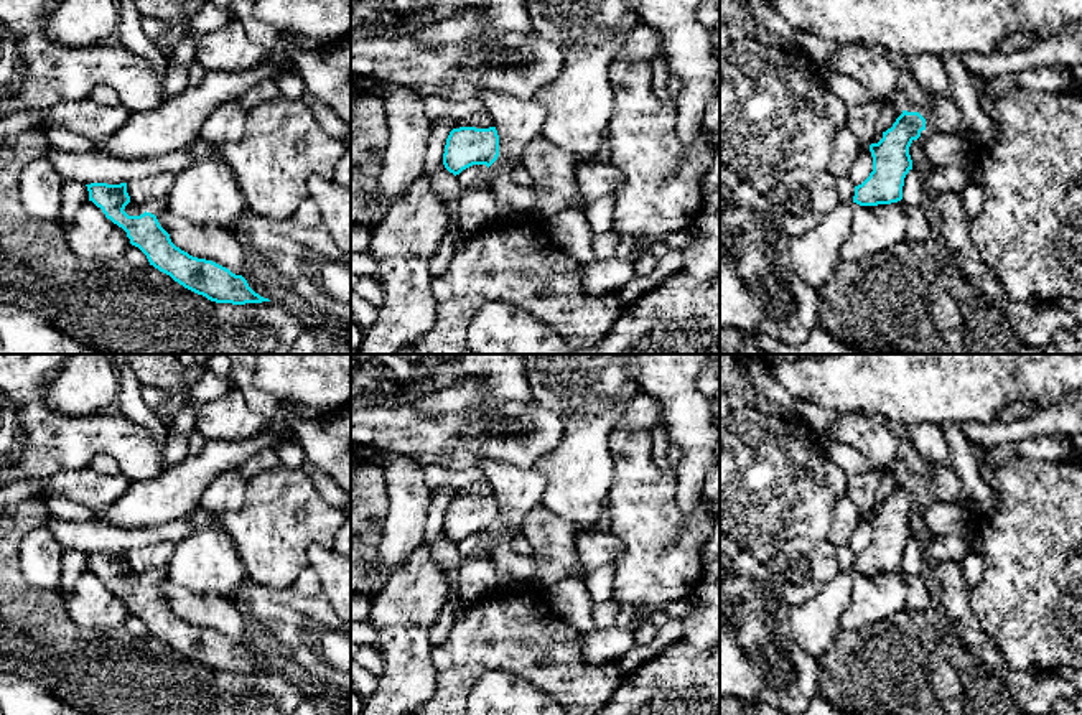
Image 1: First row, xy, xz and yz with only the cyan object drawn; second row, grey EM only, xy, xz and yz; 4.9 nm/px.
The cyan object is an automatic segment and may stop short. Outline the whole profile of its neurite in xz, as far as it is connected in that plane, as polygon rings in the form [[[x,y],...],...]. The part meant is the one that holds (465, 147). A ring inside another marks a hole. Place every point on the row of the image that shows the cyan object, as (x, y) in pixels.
[[[496,127],[453,129],[446,138],[443,165],[455,176],[473,165],[486,165],[487,168],[499,157],[499,135]]]

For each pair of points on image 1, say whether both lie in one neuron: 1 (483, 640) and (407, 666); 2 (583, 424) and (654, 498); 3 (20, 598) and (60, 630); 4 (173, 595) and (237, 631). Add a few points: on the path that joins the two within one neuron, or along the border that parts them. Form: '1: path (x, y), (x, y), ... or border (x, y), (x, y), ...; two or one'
1: border (432, 646), (435, 669), (433, 696); two
2: border (621, 415), (608, 437), (608, 490); two
3: path (30, 608), (50, 628); one
4: path (190, 607), (221, 615); one

